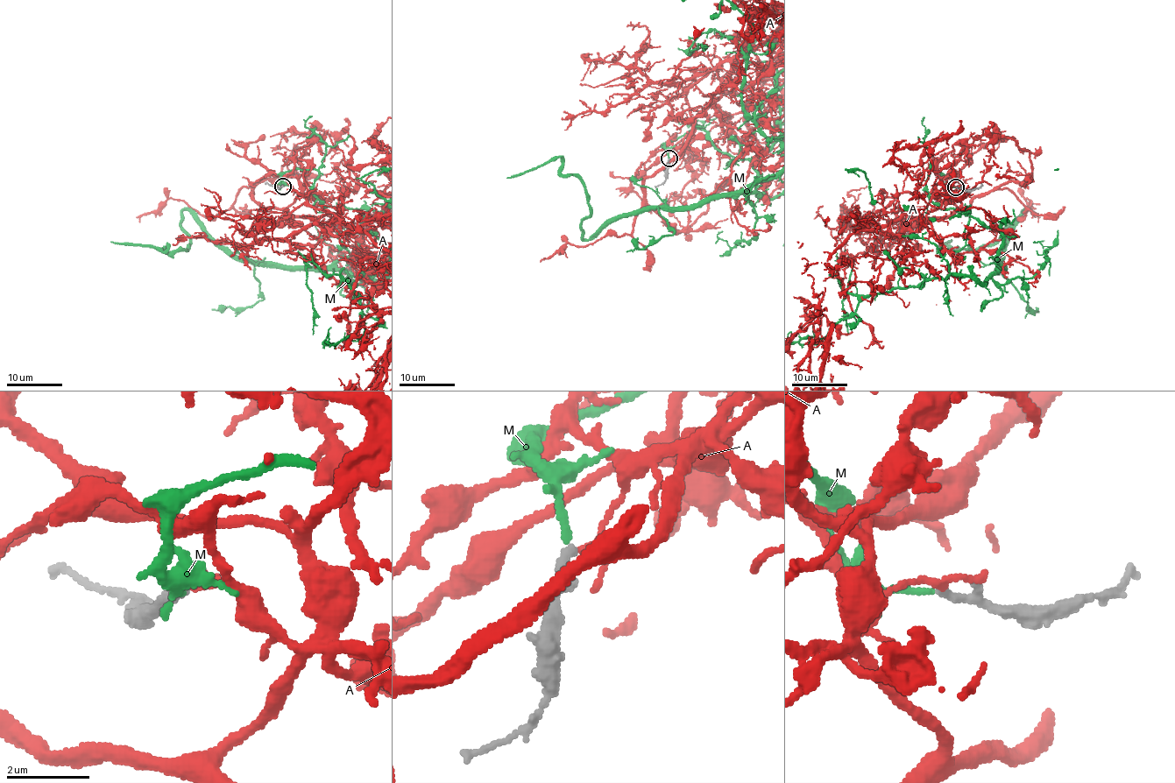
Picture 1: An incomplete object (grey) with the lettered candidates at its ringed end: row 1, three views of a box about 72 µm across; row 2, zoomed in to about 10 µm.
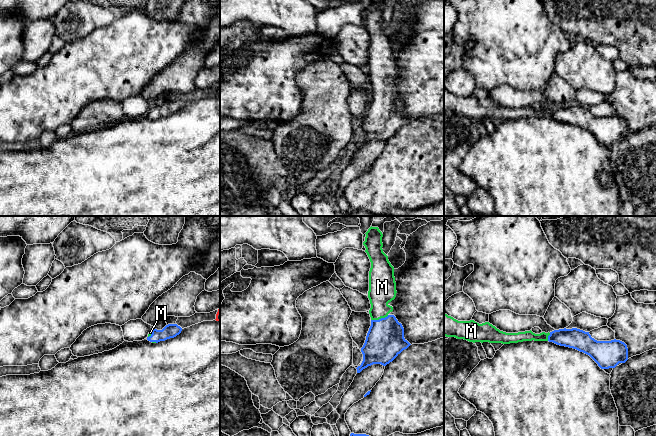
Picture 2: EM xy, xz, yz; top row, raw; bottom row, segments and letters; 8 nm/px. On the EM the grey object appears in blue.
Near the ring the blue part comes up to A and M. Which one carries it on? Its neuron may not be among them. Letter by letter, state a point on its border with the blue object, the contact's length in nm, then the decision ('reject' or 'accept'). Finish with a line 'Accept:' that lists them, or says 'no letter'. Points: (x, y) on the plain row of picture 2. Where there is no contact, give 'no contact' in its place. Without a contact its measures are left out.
A: no contact; reject
M: contact xz (379, 95); length 150 nm; accept
Accept: M

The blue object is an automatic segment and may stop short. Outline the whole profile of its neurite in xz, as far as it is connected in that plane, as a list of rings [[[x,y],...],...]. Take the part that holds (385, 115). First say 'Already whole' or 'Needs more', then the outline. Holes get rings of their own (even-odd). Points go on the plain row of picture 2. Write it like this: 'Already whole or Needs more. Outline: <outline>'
Needs more. Outline: [[[370,3],[365,9],[365,22],[370,38],[371,44],[369,47],[369,67],[368,74],[370,76],[371,84],[369,90],[371,93],[371,102],[366,112],[365,119],[361,124],[363,130],[363,137],[358,142],[357,149],[373,140],[381,140],[386,142],[392,138],[403,126],[407,125],[411,120],[404,114],[404,104],[398,98],[394,91],[389,89],[393,87],[393,83],[388,79],[396,73],[396,58],[394,53],[394,43],[388,36],[388,32],[383,28],[382,13],[383,10],[378,3]]]

